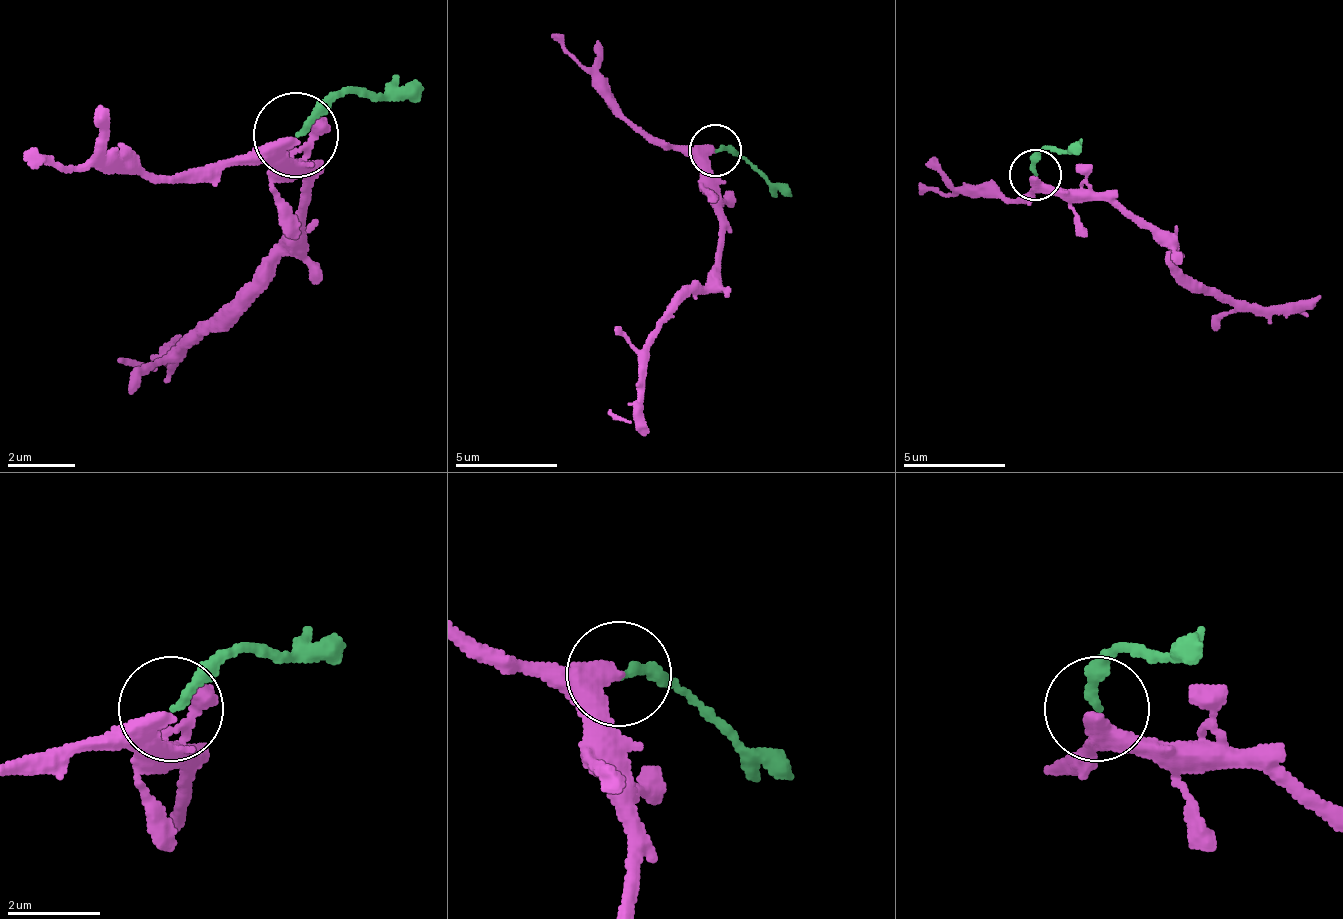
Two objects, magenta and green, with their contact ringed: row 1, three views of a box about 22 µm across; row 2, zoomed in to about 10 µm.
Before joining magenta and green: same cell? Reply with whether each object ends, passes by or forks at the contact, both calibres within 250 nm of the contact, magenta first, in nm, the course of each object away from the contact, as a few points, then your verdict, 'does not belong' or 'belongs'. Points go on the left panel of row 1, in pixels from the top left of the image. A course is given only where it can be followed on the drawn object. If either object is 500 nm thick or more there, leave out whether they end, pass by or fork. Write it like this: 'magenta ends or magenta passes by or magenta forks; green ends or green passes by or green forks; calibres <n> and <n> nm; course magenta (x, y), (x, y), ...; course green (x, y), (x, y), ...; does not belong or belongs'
magenta ends; green ends; calibres 440 and 180 nm; course magenta (294, 137), (285, 154), (302, 171), (302, 222), (175, 358), (149, 366), (115, 358); course green (294, 137), (353, 94), (421, 86); does not belong

